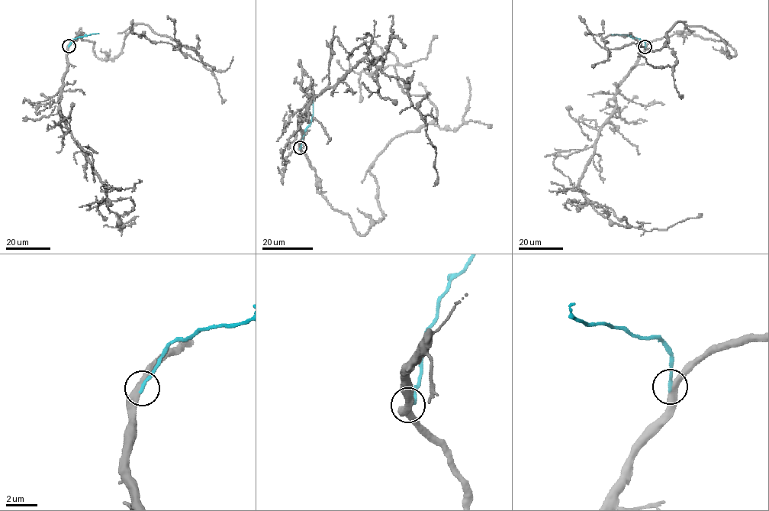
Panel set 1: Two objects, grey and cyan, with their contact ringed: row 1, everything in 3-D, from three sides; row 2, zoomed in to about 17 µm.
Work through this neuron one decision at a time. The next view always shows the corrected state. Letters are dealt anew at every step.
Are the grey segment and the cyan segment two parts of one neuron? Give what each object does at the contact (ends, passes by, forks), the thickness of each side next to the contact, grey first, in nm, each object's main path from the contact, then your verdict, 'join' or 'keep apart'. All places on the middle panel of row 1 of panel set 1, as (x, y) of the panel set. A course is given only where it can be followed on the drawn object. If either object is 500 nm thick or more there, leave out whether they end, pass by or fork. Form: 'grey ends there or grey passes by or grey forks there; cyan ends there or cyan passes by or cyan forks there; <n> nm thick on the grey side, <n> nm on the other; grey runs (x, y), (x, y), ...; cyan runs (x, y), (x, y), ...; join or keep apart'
grey passes by; cyan ends there; 440 nm thick on the grey side, 240 nm on the other; grey runs (300, 148), (355, 231), (381, 220), (369, 167), (436, 107), (405, 93), (393, 66), (339, 79); cyan runs (300, 147), (304, 130), (311, 121), (313, 101); join

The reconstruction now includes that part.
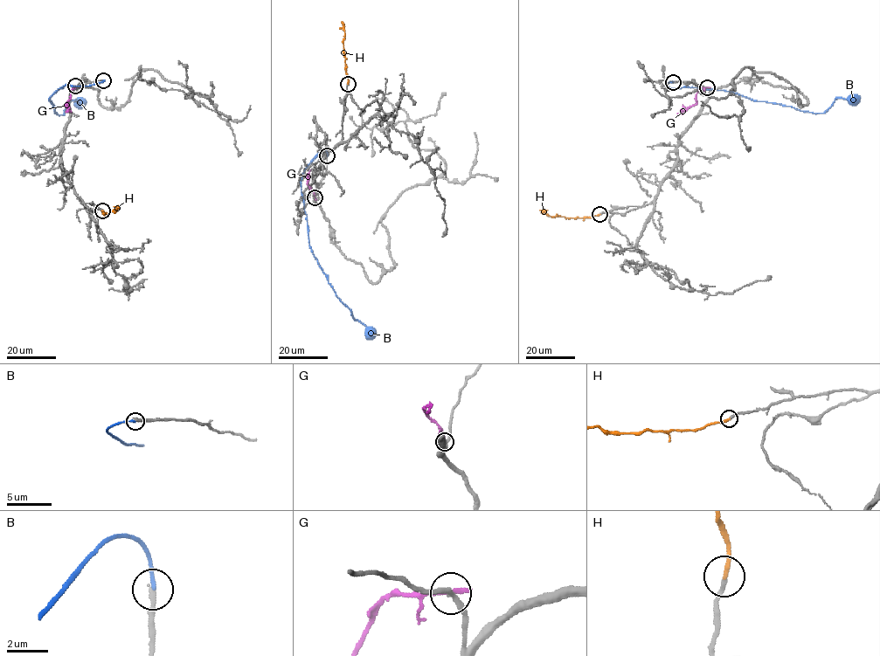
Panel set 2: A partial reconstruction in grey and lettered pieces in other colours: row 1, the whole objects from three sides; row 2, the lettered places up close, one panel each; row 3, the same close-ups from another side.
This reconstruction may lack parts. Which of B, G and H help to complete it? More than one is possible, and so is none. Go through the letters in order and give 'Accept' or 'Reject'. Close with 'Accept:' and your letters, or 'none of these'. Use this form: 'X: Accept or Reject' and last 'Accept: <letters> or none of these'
B: Reject
G: Reject
H: Accept
Accept: H

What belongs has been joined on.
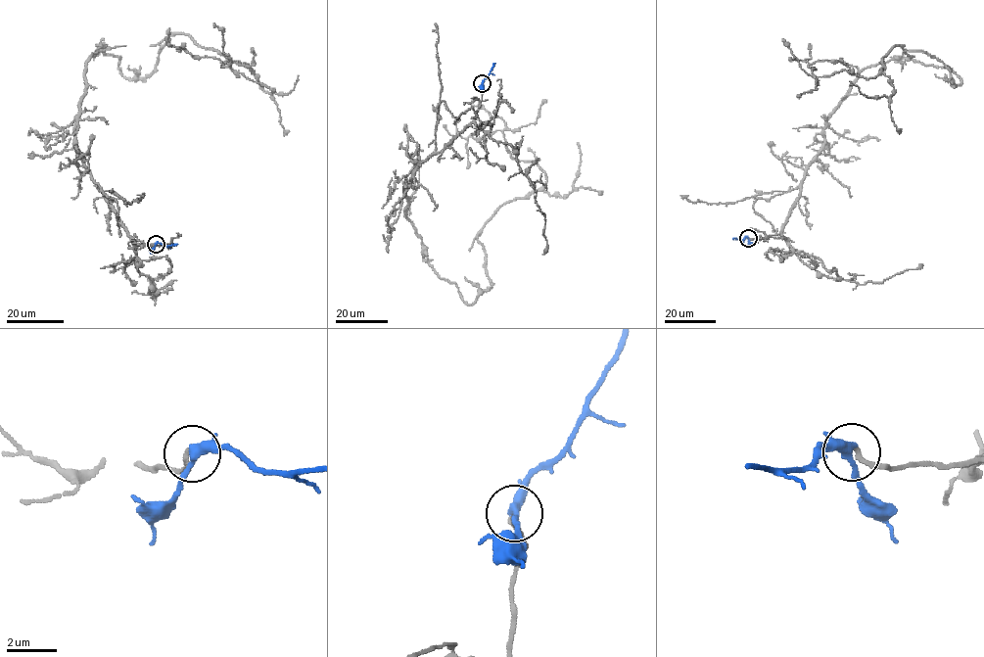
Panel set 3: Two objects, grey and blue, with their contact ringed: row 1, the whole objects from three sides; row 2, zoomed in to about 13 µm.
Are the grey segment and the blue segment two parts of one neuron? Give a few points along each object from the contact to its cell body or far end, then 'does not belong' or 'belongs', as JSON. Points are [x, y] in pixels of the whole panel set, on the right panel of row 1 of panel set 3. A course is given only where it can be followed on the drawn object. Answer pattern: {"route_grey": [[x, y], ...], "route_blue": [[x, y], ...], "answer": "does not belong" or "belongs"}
{"route_grey": [[748, 237], [779, 234], [858, 74], [909, 58], [961, 83], [899, 46], [874, 77], [816, 76], [809, 44]], "route_blue": [[748, 237], [733, 237]], "answer": "belongs"}

